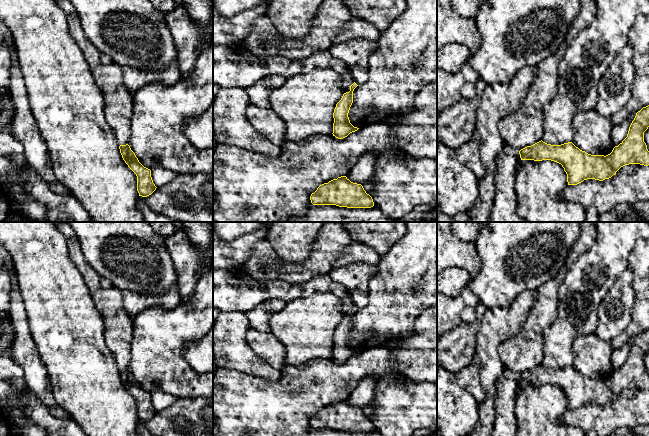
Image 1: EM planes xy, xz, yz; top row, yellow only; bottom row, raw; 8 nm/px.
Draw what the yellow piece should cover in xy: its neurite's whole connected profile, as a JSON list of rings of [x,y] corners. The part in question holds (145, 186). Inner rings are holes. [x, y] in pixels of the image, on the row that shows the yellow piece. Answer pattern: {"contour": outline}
{"contour": [[[111,63],[98,65],[91,69],[95,83],[101,89],[104,99],[105,119],[118,142],[120,153],[128,167],[137,176],[139,196],[151,195],[156,186],[151,177],[151,170],[144,167],[128,145],[131,136],[131,118],[133,113],[133,96],[123,82],[122,66]]]}

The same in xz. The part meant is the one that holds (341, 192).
{"contour": [[[346,176],[320,185],[310,196],[313,205],[336,205],[347,208],[371,208],[372,197],[361,184],[351,182]]]}

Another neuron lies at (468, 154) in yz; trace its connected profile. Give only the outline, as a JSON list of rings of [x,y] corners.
[[[475,129],[471,139],[456,150],[457,159],[470,169],[478,180],[483,178],[484,167],[480,158],[480,135]]]

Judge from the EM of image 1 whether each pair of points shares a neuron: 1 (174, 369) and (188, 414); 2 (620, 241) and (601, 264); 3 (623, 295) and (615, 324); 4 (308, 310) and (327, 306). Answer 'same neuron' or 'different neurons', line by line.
1: different neurons
2: same neuron
3: same neuron
4: same neuron

